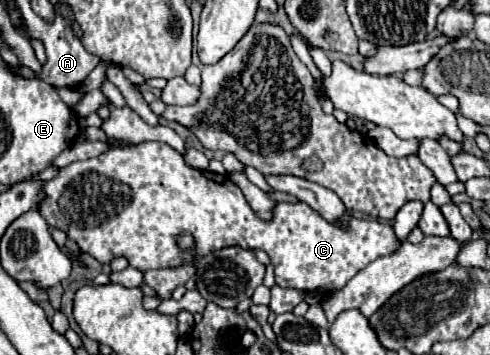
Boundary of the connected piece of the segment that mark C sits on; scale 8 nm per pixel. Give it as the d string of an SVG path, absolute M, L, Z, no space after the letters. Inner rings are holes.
M145 141L135 147L119 147L91 157L85 161L75 161L69 167L61 169L57 177L45 183L45 201L39 205L39 213L45 221L61 229L73 239L85 253L95 257L99 263L109 263L115 255L121 255L129 261L131 267L139 271L175 267L183 261L199 259L211 251L223 247L243 247L243 249L263 249L273 267L275 281L279 287L295 287L301 291L325 289L327 293L341 289L351 277L355 277L363 267L367 267L377 257L389 255L399 247L399 241L389 223L367 221L345 217L343 229L327 223L317 211L305 203L277 203L271 221L261 221L255 217L253 209L245 201L241 189L225 175L211 171L199 171L185 165L183 157L165 143ZM183 231L193 233L197 241L195 253L181 253L175 245L177 235Z

